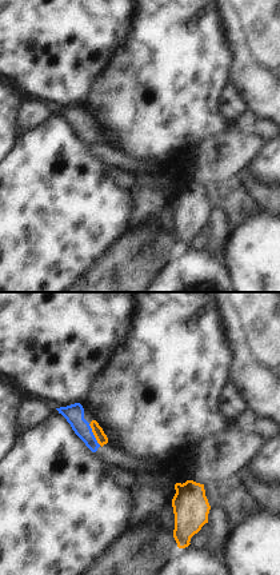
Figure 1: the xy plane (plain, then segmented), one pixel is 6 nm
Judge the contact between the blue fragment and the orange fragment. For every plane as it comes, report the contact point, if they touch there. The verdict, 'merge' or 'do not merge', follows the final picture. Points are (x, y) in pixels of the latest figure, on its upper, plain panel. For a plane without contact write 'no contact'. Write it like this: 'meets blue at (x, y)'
meets blue at (94, 136)

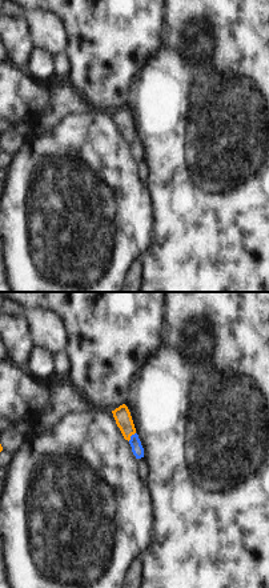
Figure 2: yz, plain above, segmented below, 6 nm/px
meets blue at (131, 138)

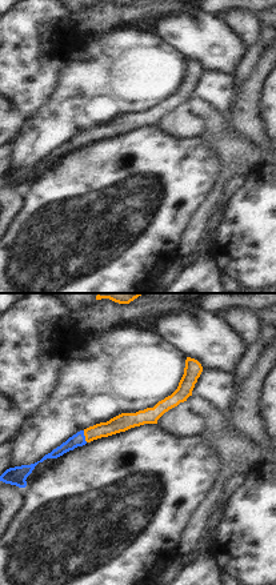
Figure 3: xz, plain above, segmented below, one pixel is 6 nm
meets blue at (84, 137)

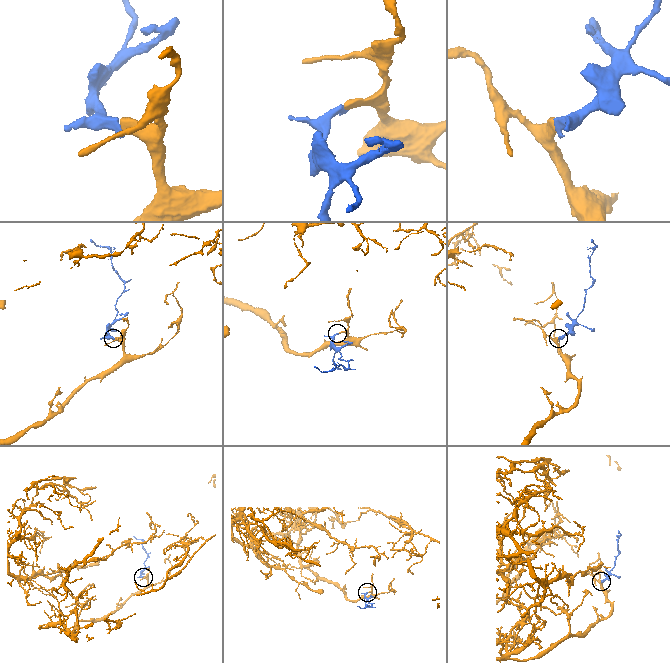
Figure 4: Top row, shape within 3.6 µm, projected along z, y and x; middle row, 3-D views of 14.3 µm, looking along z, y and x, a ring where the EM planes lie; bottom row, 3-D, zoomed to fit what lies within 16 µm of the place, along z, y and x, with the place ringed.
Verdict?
merge

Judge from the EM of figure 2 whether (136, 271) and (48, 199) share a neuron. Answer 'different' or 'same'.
different

